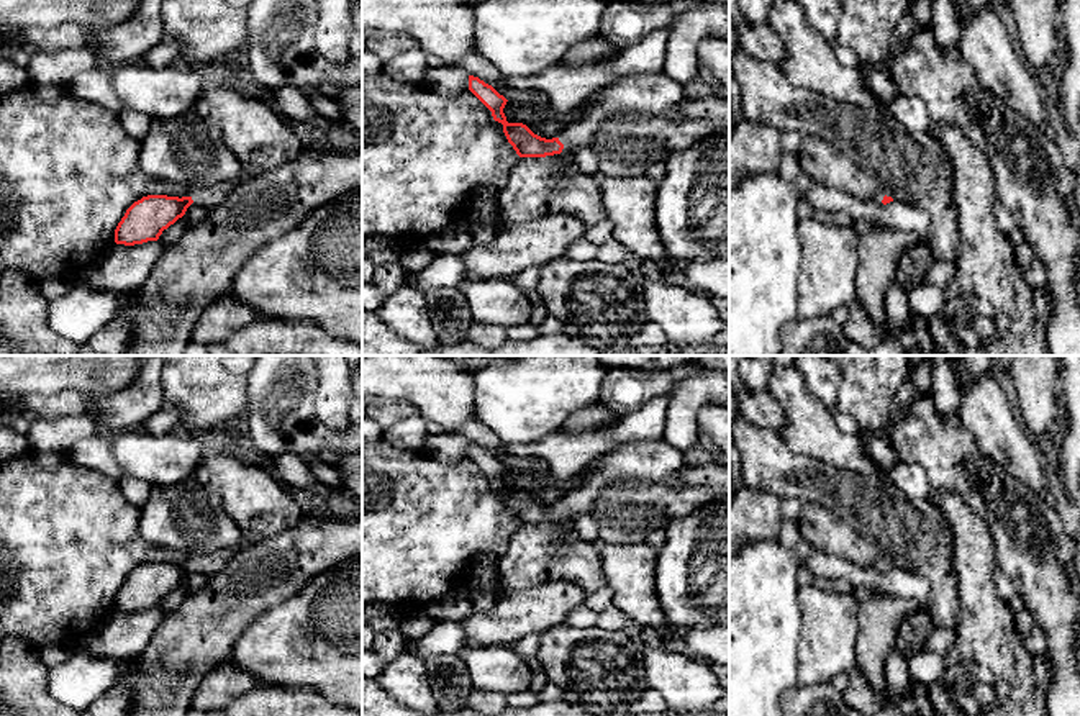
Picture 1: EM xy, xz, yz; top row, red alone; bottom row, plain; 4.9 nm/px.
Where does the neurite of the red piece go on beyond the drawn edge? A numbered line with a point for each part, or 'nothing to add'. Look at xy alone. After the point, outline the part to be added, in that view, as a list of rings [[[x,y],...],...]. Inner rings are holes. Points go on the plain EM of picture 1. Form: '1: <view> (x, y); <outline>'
1: xy (210, 562); [[[243,536],[241,542],[233,546],[233,547],[226,547],[226,549],[220,549],[220,551],[206,551],[206,552],[198,552],[192,557],[192,567],[202,573],[205,573],[206,577],[213,577],[218,572],[221,572],[221,569],[241,551],[249,547],[251,544],[254,544],[252,541],[249,541],[246,536]]]

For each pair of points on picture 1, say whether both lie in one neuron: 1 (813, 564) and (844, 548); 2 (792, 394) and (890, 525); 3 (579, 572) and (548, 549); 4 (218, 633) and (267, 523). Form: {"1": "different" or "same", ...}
{"1": "different", "2": "different", "3": "same", "4": "different"}

